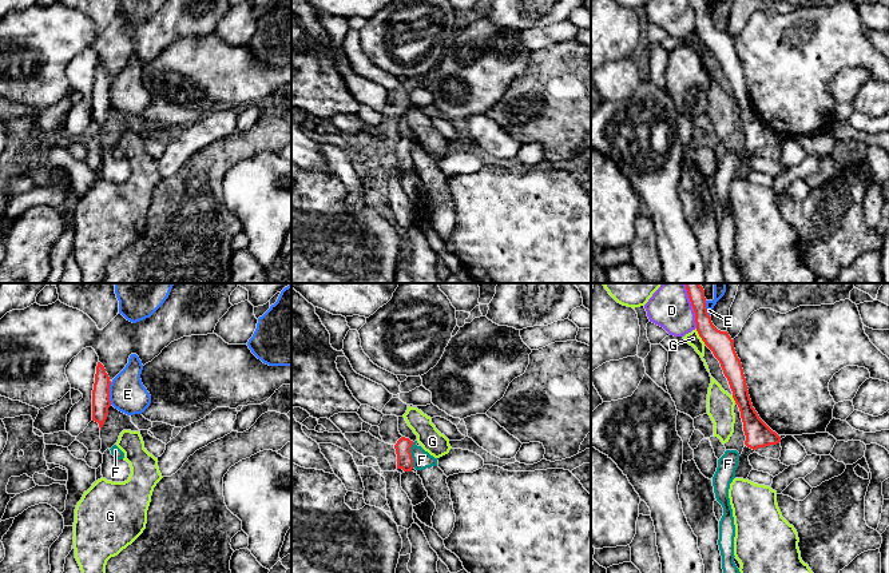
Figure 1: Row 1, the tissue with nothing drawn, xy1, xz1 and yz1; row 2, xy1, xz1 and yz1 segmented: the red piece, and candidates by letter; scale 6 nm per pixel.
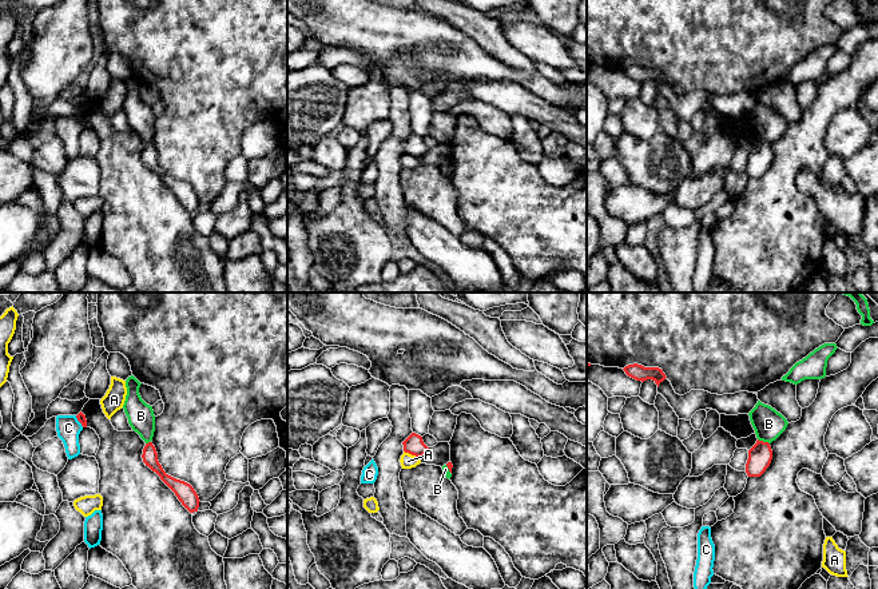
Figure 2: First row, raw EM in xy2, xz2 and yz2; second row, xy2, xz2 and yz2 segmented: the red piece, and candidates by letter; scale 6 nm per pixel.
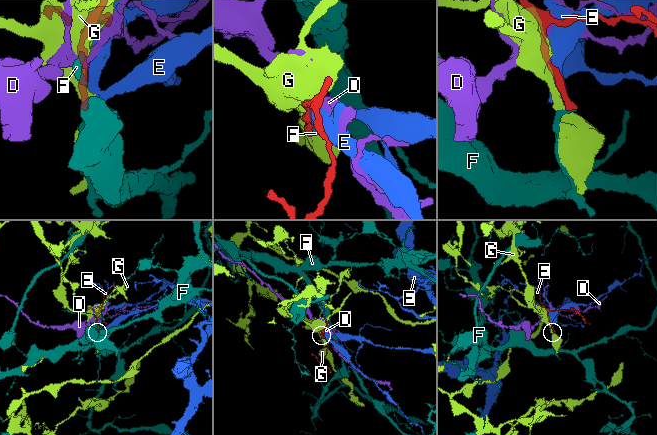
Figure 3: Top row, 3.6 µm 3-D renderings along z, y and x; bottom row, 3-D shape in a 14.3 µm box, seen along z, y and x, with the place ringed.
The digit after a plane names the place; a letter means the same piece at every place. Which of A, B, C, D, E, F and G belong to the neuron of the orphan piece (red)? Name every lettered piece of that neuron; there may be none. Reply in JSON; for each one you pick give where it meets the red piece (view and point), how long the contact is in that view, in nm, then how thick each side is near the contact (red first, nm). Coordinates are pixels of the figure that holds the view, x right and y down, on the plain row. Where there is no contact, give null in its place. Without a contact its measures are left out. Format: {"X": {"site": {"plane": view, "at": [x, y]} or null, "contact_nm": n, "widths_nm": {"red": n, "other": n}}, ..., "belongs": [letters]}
{"belongs": []}

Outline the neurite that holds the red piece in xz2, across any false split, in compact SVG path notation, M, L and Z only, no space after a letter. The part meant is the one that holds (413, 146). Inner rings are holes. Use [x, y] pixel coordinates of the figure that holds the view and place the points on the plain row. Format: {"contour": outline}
{"contour": "M412 134L404 143L404 152L416 158L422 158L428 152L428 147L424 144L422 138Z"}

